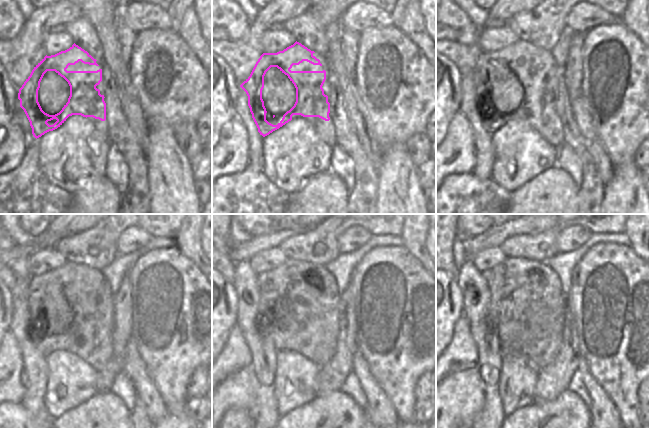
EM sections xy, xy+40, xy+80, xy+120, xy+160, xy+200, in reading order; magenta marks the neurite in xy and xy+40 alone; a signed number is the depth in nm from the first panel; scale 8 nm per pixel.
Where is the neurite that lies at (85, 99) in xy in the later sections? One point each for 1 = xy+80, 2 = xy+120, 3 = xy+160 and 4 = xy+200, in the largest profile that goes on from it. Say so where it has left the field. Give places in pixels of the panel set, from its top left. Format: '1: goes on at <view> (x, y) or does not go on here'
1: goes on at xy+80 (539, 105)
2: goes on at xy+120 (55, 283)
3: goes on at xy+160 (273, 284)
4: goes on at xy+200 (513, 273)

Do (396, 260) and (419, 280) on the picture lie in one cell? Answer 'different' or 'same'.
same

